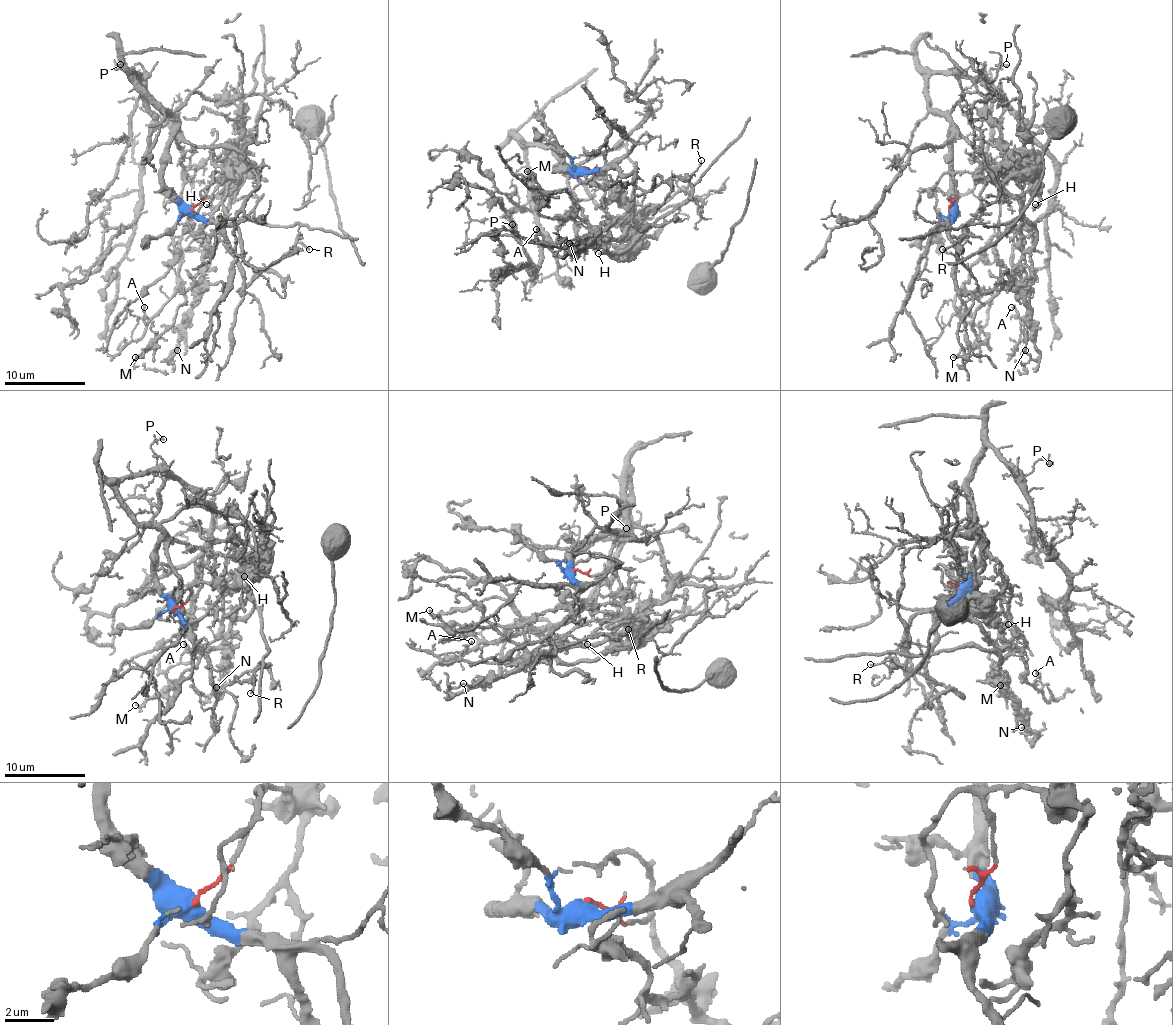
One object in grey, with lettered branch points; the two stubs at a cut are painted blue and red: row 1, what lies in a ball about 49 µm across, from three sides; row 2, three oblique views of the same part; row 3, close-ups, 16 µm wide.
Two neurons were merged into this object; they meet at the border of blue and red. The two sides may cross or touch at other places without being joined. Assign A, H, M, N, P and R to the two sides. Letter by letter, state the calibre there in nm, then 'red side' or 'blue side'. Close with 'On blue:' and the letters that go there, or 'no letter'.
A: 140 nm | blue side
H: 220 nm | red side
M: 150 nm | red side
N: 130 nm | red side
P: 110 nm | blue side
R: 110 nm | blue side
On blue: A, P, R

